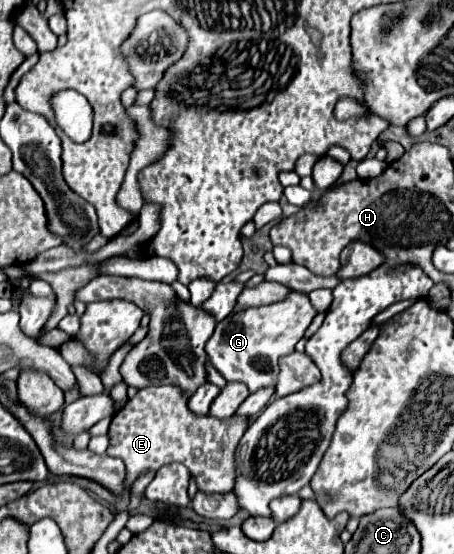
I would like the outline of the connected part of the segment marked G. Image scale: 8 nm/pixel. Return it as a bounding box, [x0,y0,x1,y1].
[205,293,317,393]

